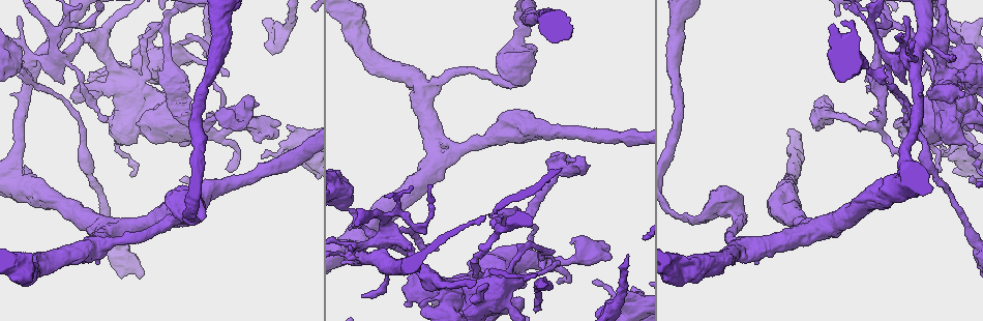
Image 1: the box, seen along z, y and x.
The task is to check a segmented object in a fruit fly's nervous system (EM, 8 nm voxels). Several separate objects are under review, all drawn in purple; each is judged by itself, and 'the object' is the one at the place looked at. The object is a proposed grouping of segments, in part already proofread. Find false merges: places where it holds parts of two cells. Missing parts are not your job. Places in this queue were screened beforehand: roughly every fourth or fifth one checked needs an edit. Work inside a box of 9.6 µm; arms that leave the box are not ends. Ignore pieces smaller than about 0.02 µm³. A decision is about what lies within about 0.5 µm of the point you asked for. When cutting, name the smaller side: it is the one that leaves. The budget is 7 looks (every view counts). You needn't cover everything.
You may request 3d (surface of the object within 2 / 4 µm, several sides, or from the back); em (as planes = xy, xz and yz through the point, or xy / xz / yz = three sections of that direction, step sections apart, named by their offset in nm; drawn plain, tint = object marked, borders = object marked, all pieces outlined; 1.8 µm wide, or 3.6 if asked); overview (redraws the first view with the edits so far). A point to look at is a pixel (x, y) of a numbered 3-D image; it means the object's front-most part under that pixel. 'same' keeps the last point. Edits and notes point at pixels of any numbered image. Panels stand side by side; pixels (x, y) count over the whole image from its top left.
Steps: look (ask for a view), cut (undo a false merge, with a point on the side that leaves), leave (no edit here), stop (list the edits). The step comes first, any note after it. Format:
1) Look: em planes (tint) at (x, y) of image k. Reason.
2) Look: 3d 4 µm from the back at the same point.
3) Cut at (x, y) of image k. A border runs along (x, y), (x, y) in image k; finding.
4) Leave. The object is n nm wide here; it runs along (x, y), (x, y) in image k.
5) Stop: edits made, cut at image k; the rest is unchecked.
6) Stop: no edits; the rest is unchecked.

Look: em planes (tint) at (229, 113) of image 1. Calibre changes.

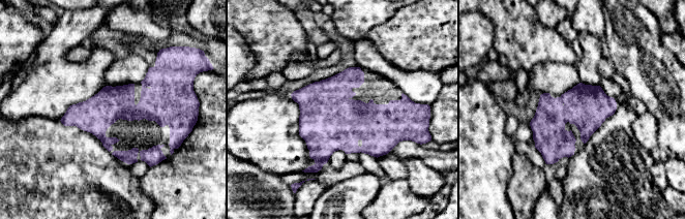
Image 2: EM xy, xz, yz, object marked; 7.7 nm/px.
Leave. Continuous, no second cell.

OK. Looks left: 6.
Look: em 3.6 µm planes (tint) at (517, 45) of image 1.

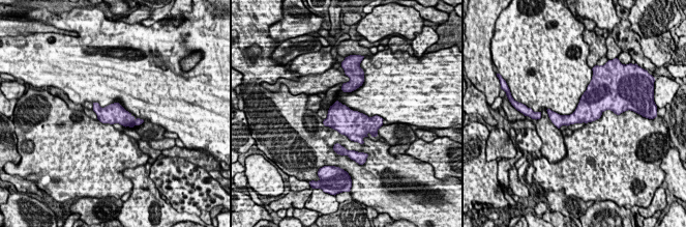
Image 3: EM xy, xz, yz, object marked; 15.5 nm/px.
Leave. One cell here.

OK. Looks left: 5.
Look: 3d 4 µm at (866, 70) of image 1. Thick turns thin.

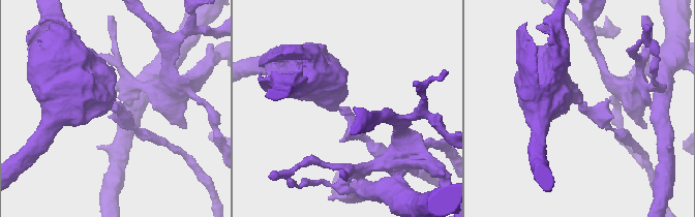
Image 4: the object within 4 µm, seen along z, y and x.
Look: em 3.6 µm yz step 16 (tint) at (580, 100) of image 4. The arms are 160, 850 nm wide.

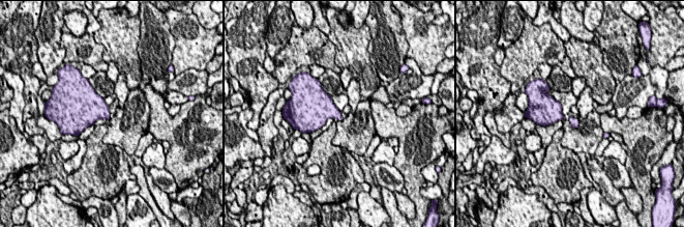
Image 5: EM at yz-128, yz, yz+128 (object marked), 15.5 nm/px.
Look: em 3.6 µm planes (tint) at the same point.

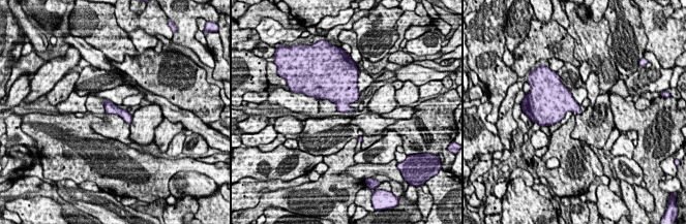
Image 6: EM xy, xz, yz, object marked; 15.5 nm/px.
Leave. Continuous, no second cell.

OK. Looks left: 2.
Stop: no edits; the rest is unchecked.

